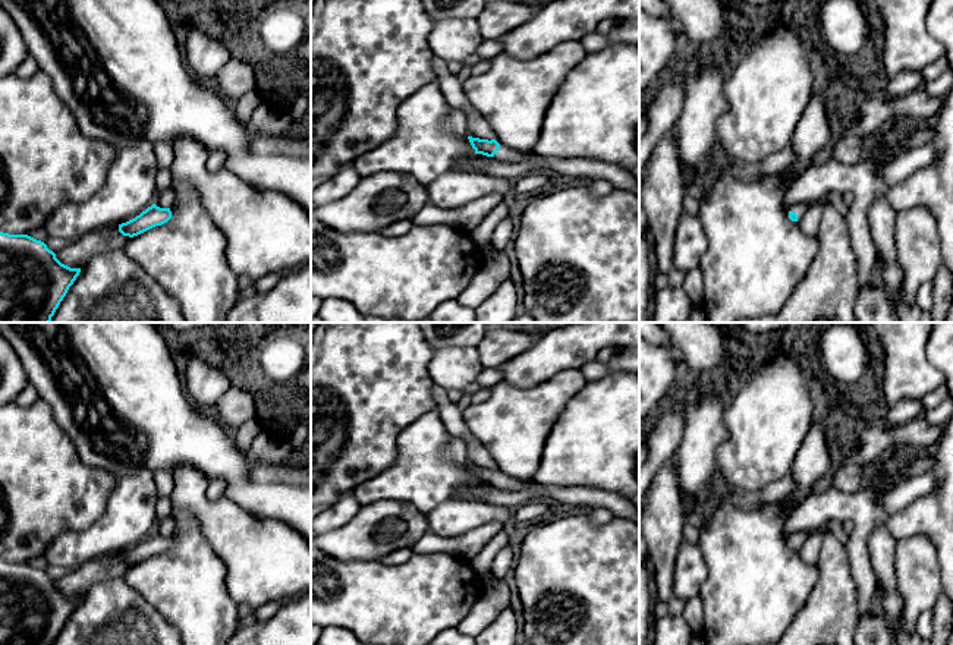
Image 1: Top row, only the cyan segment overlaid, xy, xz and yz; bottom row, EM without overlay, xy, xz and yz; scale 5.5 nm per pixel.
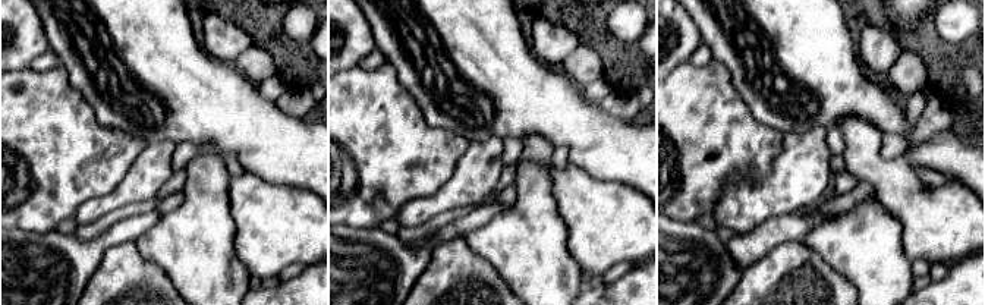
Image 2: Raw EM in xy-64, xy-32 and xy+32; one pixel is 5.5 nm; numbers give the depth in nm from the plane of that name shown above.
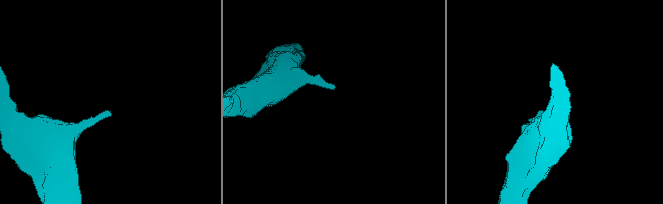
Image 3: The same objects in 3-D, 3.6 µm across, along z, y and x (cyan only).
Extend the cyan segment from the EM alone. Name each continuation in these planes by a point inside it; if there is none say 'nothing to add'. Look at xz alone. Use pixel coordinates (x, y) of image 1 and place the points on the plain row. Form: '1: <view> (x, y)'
1: xz (505, 481)

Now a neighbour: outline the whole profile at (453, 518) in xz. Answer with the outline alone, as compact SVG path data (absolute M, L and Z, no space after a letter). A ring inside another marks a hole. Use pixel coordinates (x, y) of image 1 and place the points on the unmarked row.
M452 498L428 515L428 532L452 538L491 522L507 523L513 512L504 506L493 506L478 500Z

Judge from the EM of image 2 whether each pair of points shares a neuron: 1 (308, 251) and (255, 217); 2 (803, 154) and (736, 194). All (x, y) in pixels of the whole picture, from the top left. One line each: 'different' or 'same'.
1: same
2: same

